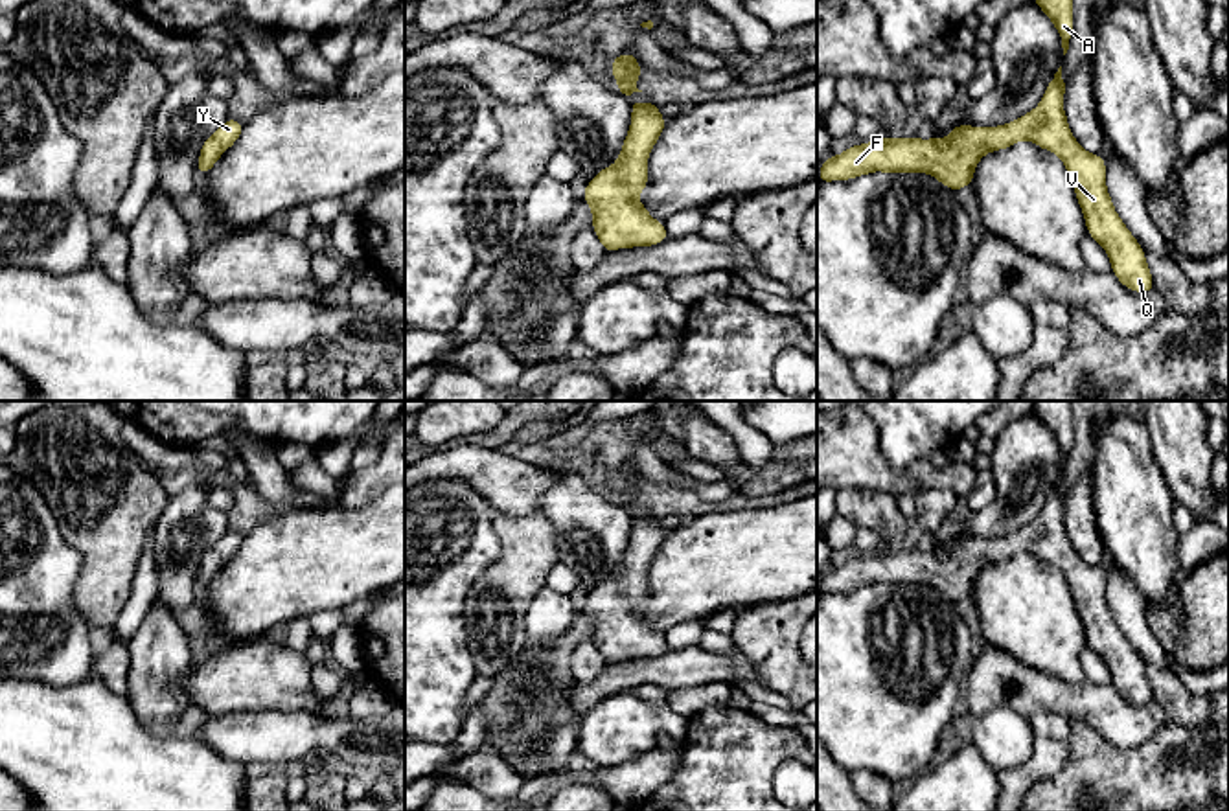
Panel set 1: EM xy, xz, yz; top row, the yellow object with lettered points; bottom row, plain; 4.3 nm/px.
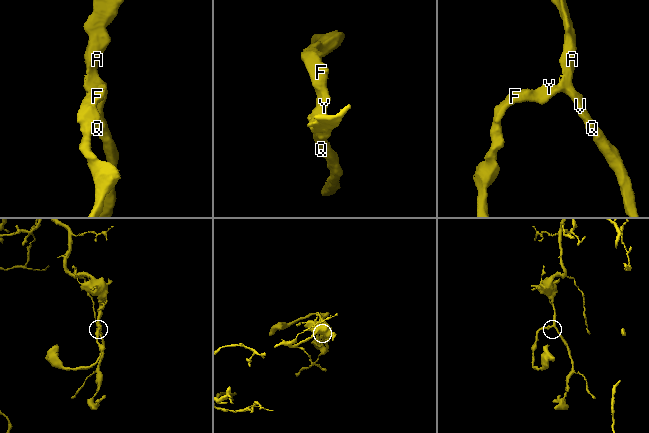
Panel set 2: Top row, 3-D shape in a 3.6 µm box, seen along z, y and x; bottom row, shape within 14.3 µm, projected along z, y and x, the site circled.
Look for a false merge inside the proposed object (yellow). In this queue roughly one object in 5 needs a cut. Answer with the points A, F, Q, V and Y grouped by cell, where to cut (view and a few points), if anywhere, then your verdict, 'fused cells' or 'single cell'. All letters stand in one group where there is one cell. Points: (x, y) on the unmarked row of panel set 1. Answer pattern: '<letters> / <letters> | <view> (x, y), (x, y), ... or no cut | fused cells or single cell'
A F Q V Y | no cut | single cell

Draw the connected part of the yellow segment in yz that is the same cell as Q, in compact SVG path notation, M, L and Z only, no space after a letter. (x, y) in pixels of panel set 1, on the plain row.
M1060 478L1039 517L1006 537L988 541L957 537L949 541L946 552L885 548L850 557L844 565L824 572L817 594L850 592L874 583L925 585L951 603L959 603L971 598L975 579L986 565L1028 552L1062 570L1084 623L1087 645L1106 662L1117 691L1133 704L1150 704L1155 695L1144 660L1115 623L1106 600L1104 570L1087 565L1071 546L1063 524L1065 498Z

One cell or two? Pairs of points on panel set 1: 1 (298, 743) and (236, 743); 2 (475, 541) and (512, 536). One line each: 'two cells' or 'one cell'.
1: one cell
2: two cells

